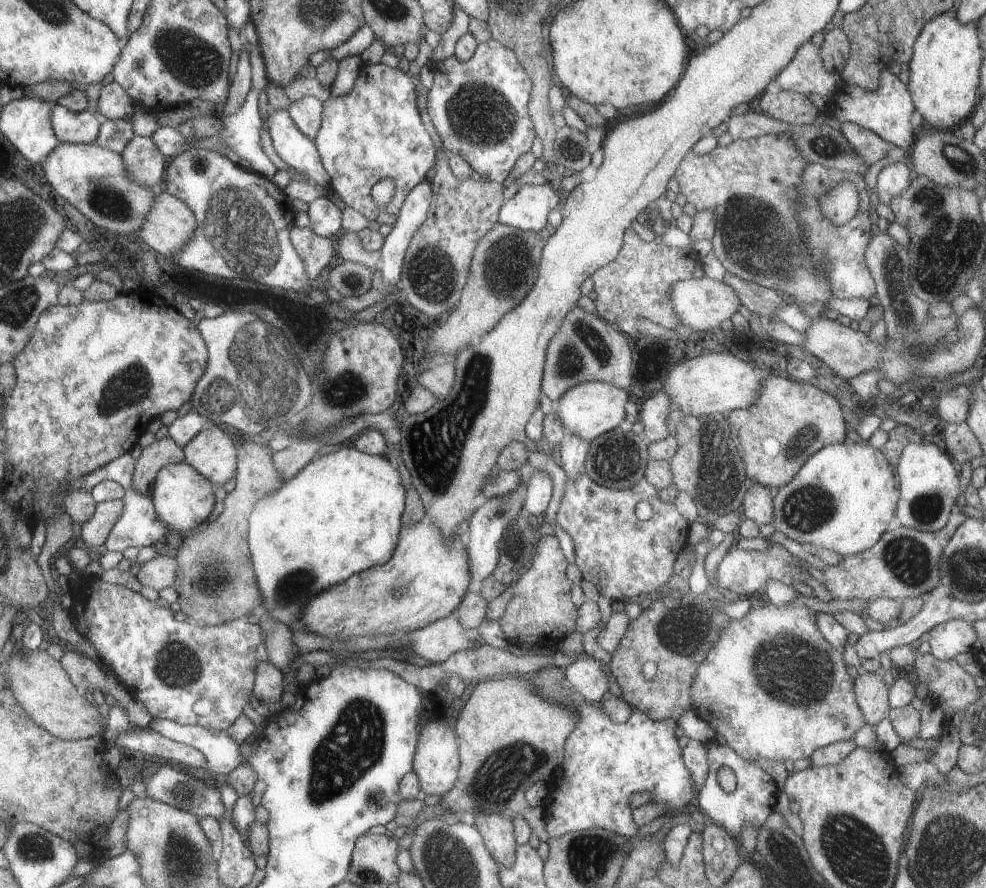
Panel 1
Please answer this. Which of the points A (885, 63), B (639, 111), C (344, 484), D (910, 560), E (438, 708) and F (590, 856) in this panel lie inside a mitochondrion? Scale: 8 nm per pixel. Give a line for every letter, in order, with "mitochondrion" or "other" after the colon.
A: other
B: other
C: other
D: mitochondrion
E: other
F: mitochondrion

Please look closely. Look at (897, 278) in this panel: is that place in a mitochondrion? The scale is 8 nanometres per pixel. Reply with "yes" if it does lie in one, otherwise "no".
yes

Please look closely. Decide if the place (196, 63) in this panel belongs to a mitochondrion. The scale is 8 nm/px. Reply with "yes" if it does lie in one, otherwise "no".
yes

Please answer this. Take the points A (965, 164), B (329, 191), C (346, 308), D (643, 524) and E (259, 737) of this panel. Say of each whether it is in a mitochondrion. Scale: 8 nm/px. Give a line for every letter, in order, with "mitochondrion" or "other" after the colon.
A: mitochondrion
B: other
C: other
D: other
E: other

